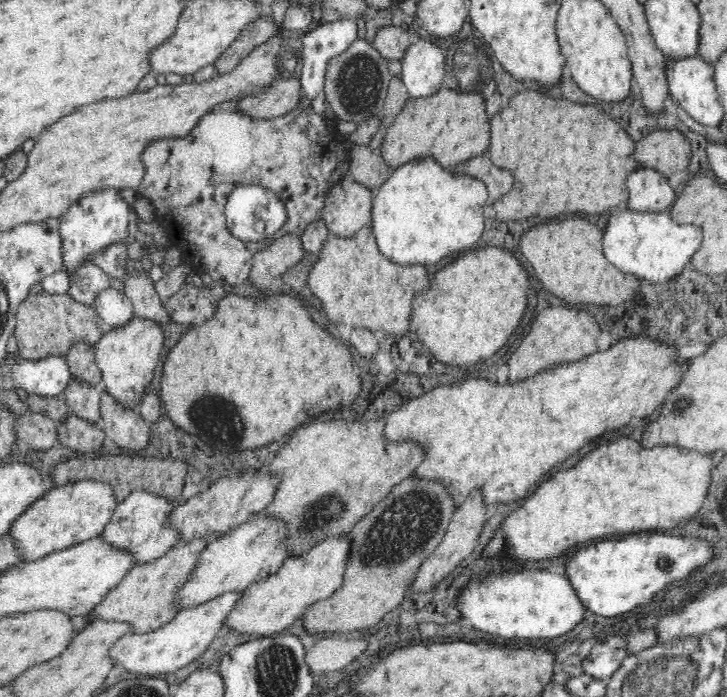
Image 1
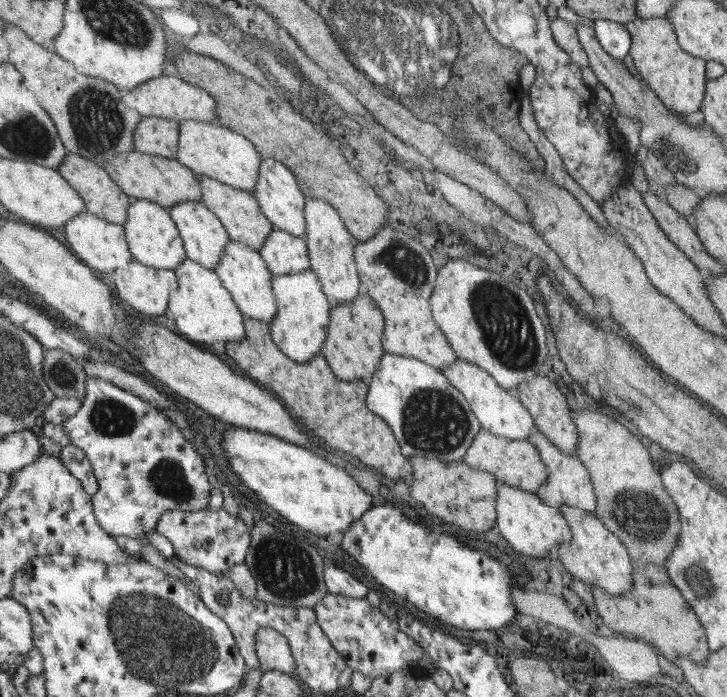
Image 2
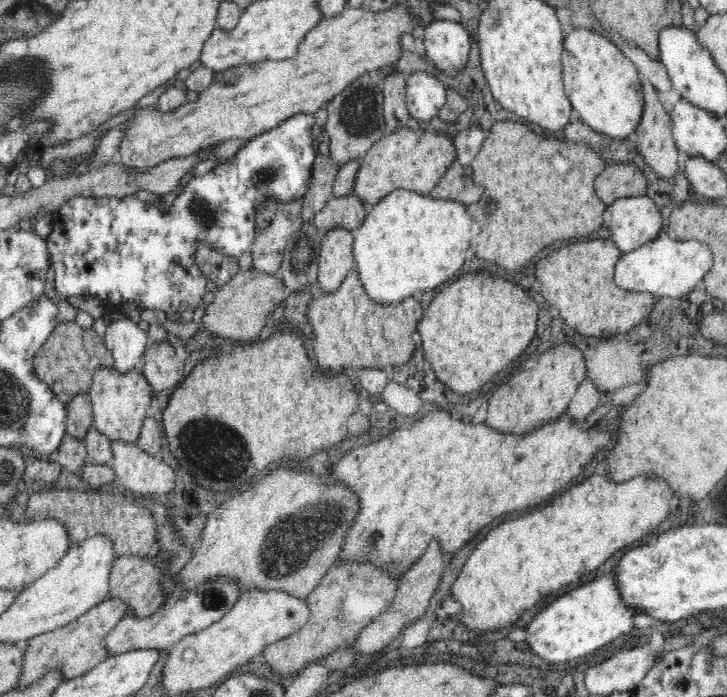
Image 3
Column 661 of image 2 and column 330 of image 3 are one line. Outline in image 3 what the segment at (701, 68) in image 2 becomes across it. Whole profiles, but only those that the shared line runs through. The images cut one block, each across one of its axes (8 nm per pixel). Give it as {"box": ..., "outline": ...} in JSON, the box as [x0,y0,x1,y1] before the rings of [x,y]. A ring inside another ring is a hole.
{"box":[120,3,424,167],"outline":[[[396,3],[378,12],[346,7],[335,17],[325,18],[316,28],[312,28],[298,46],[298,54],[290,60],[264,60],[214,72],[211,84],[199,93],[199,99],[195,103],[189,102],[171,115],[162,115],[154,108],[138,114],[138,118],[132,124],[132,134],[126,130],[120,152],[122,162],[128,167],[153,167],[163,160],[189,157],[232,139],[247,141],[298,113],[314,114],[330,104],[360,76],[376,75],[378,70],[384,68],[395,69],[403,54],[402,36],[412,35],[415,28],[424,28],[424,24],[421,26],[420,22],[420,16],[406,4]]]}

